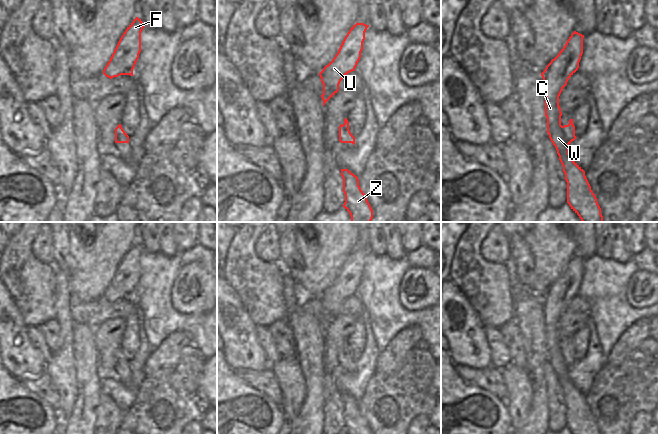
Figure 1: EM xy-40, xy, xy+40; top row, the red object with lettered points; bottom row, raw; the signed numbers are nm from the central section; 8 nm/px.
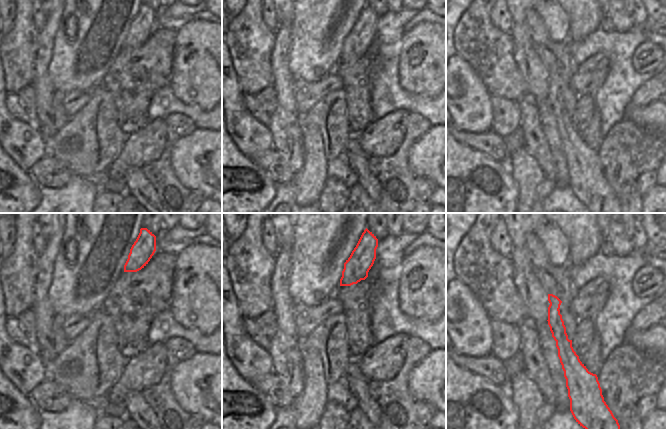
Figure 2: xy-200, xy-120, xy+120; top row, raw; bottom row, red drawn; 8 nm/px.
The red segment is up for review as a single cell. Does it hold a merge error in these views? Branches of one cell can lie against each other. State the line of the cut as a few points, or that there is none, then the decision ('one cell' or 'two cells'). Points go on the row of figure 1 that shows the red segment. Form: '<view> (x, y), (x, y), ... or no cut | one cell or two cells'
no cut | one cell

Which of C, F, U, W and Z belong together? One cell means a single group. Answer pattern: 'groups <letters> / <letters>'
groups C F U W Z

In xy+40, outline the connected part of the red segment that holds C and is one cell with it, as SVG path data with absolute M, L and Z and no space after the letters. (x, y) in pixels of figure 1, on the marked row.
M574 31L559 54L551 60L541 73L543 78L543 92L545 96L545 116L547 118L547 133L557 150L559 160L563 166L565 180L567 182L567 203L571 209L579 216L582 222L603 222L601 208L597 198L585 176L585 171L571 158L569 154L569 144L577 137L575 136L575 126L573 119L568 125L561 125L561 108L559 106L559 96L563 88L567 85L569 78L578 70L579 62L583 54L584 35Z

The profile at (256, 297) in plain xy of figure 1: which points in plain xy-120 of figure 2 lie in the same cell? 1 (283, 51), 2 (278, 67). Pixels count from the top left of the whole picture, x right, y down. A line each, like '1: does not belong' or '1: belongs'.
1: does not belong
2: does not belong

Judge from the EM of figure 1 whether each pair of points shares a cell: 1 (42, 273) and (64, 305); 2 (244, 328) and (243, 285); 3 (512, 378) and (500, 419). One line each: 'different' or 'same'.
1: different
2: different
3: different

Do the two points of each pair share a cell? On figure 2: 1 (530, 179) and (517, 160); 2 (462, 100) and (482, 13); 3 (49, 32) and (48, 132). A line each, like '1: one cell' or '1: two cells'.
1: one cell
2: two cells
3: one cell

